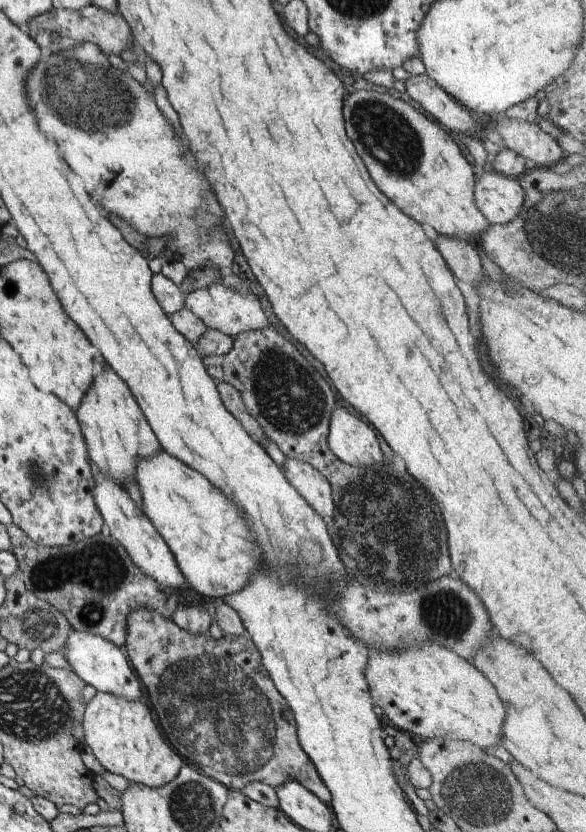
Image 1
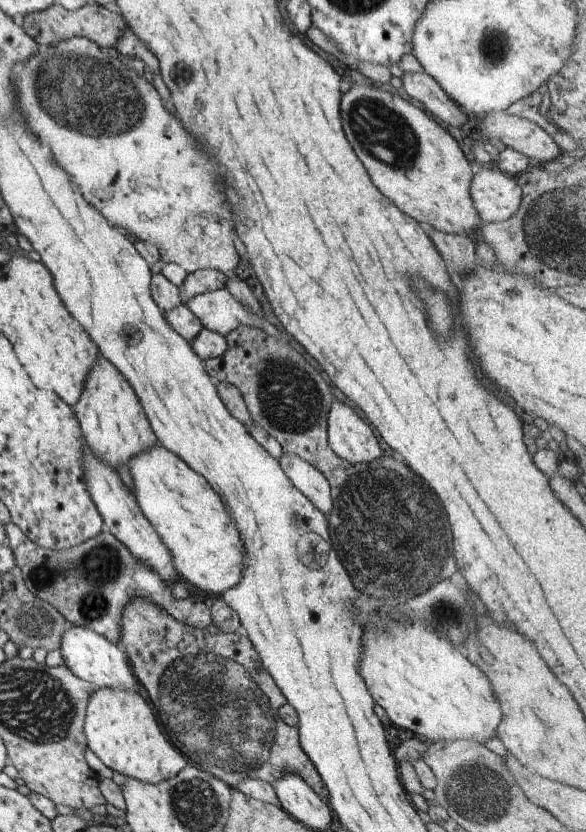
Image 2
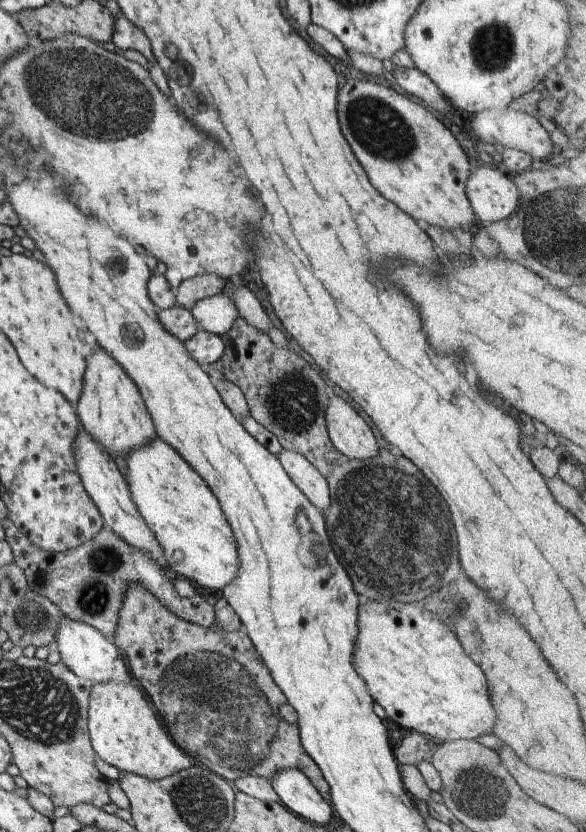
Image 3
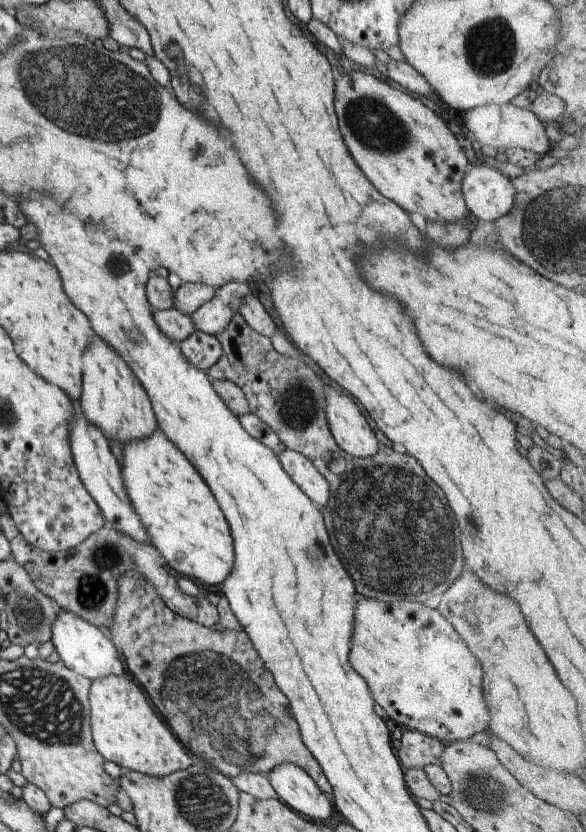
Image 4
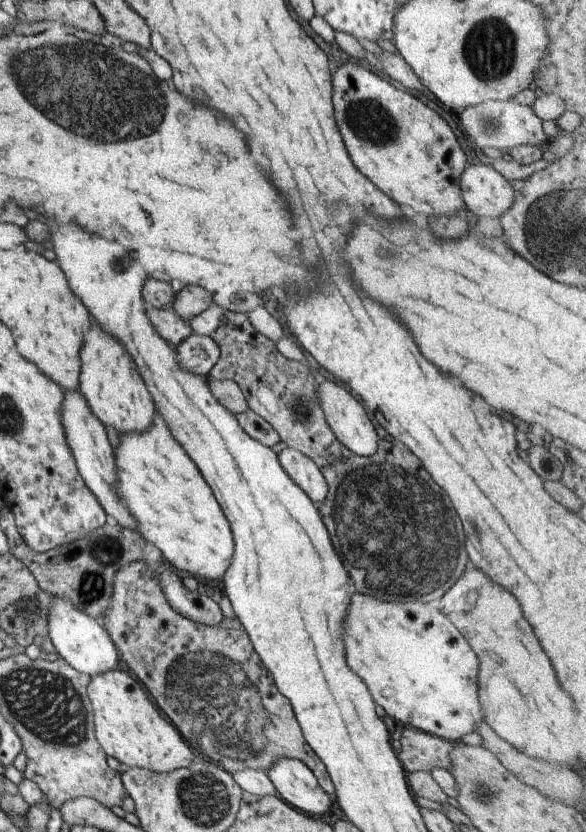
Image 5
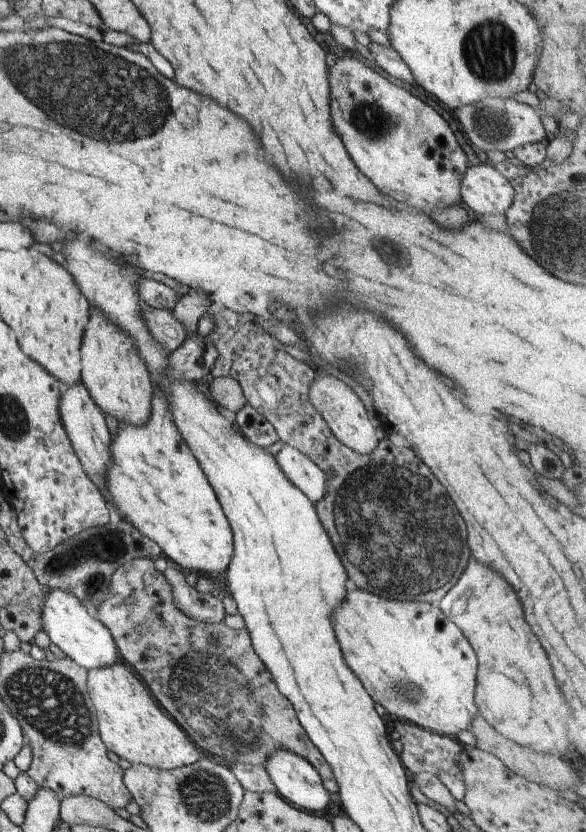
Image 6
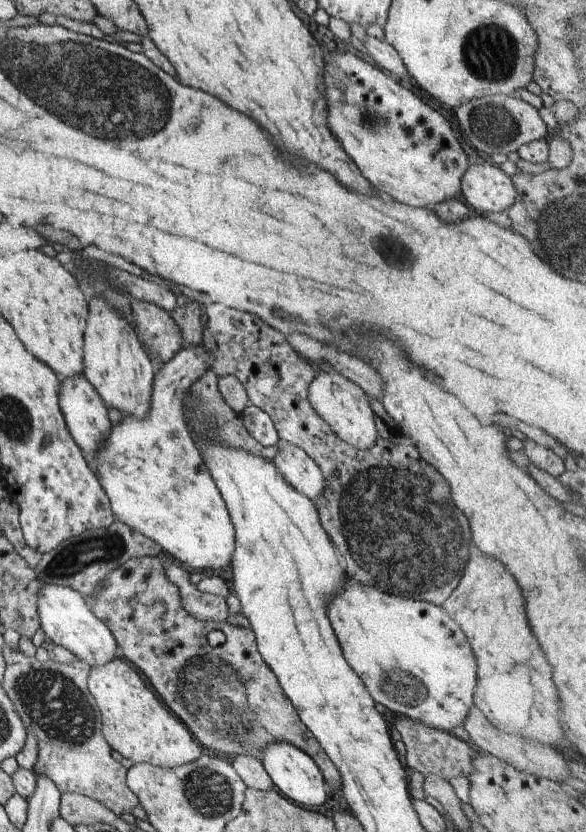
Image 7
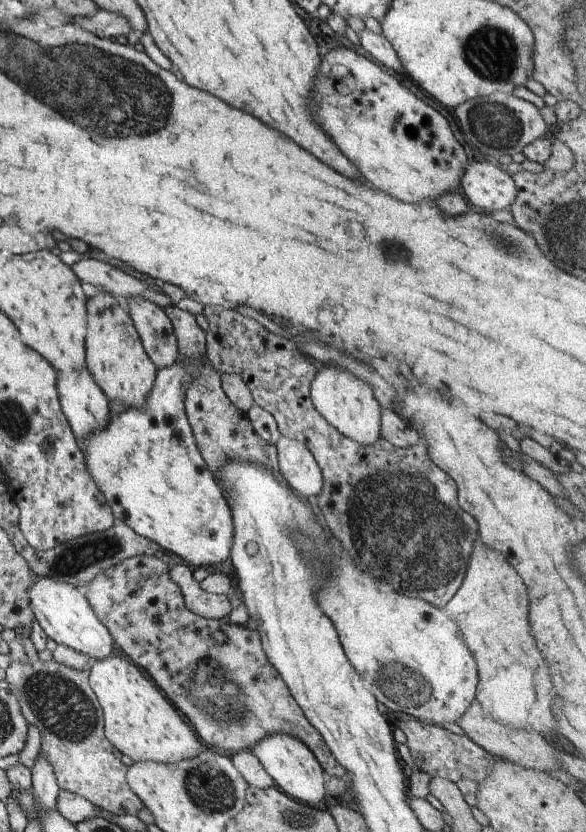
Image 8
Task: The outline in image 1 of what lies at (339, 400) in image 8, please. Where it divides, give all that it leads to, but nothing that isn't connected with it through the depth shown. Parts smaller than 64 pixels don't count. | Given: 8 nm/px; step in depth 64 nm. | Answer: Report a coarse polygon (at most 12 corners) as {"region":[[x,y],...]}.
{"region":[[342,406],[328,446],[342,462],[384,460],[374,430]]}

